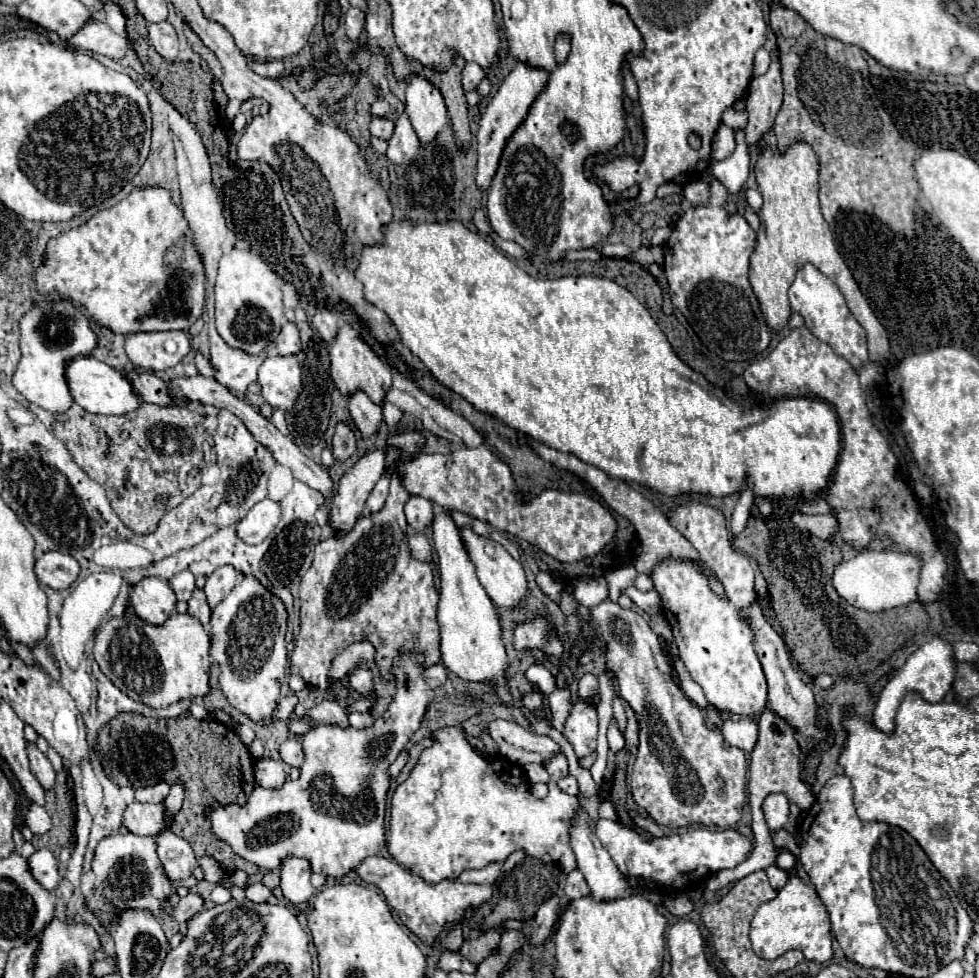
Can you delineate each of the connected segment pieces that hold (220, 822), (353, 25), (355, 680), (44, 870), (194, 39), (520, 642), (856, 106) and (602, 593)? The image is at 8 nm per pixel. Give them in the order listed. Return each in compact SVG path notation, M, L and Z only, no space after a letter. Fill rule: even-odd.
M404 657L394 663L396 695L384 715L366 729L318 725L302 737L304 763L298 781L286 781L280 789L256 787L244 805L210 803L210 829L228 843L236 855L262 869L280 869L286 857L310 861L312 873L342 877L364 857L378 855L386 847L386 795L390 789L388 767L420 727L432 699L418 663Z
M350 9L346 15L346 33L360 35L362 27L364 27L364 13L360 9Z
M358 667L354 673L348 677L348 685L360 693L370 693L374 689L374 679L372 679L372 669Z
M40 849L28 859L28 871L48 891L52 891L60 881L56 859L48 849Z
M184 27L184 35L186 35L186 39L188 39L188 45L208 63L208 67L210 67L210 71L216 75L216 79L220 79L222 77L222 67L220 67L220 61L218 61L218 57L198 39L198 35L194 35L188 27Z
M534 619L520 623L514 631L514 647L516 651L528 651L528 649L542 649L544 653L560 657L564 647L560 639L554 633L554 627L546 619Z
M780 5L772 7L770 25L778 37L780 67L784 79L784 103L774 123L778 151L784 153L796 141L808 143L814 149L820 161L820 205L824 219L832 225L838 209L850 209L874 215L880 223L888 225L896 233L916 237L916 215L924 213L918 201L920 187L914 171L914 161L918 153L912 143L900 137L896 125L882 107L876 89L870 83L870 67L862 57L862 49L816 33L796 11Z
M584 577L574 585L574 599L580 605L596 607L604 599L608 599L608 583L604 577Z

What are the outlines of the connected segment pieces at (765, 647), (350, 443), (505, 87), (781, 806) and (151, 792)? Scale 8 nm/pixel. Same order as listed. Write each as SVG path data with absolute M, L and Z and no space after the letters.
M758 603L750 605L746 611L742 611L744 617L750 619L750 625L754 627L754 635L756 635L756 651L762 663L762 669L766 673L766 681L768 681L768 705L774 713L778 713L780 717L784 717L792 727L796 727L796 731L802 737L814 737L816 741L824 739L824 731L816 727L816 705L814 705L814 695L810 691L808 685L804 685L796 673L796 669L792 667L792 659L788 653L786 643L782 641L782 637L768 625L768 621L762 615L762 609Z
M340 423L336 427L334 439L332 439L332 451L336 459L348 459L356 451L356 437L348 425Z
M516 63L516 67L510 71L510 75L504 79L500 89L496 91L496 95L488 103L486 113L480 119L480 129L478 129L476 185L480 189L490 187L490 181L492 181L494 171L498 167L498 159L502 155L502 147L504 147L506 139L514 133L514 127L518 127L518 123L522 123L522 119L526 117L526 111L530 109L530 103L534 101L534 95L538 95L538 91L542 91L542 87L546 87L546 79L548 79L546 71L528 67L526 63Z
M772 793L764 799L762 803L762 811L764 811L764 819L770 831L780 831L790 815L788 809L788 797L784 793Z
M158 783L154 787L144 787L144 789L136 789L134 799L140 803L162 803L166 799L170 791L168 783Z

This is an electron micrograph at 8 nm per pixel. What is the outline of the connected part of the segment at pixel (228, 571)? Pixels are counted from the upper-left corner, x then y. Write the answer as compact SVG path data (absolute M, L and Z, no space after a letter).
M226 565L216 569L212 575L208 575L206 585L204 585L208 605L214 609L232 591L238 579L240 579L240 573L234 571L234 567L226 567Z

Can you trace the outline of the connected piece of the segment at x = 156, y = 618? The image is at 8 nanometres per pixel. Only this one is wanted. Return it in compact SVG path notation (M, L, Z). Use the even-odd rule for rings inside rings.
M144 577L132 587L130 605L136 615L148 623L162 625L174 611L176 597L170 585L158 577Z

